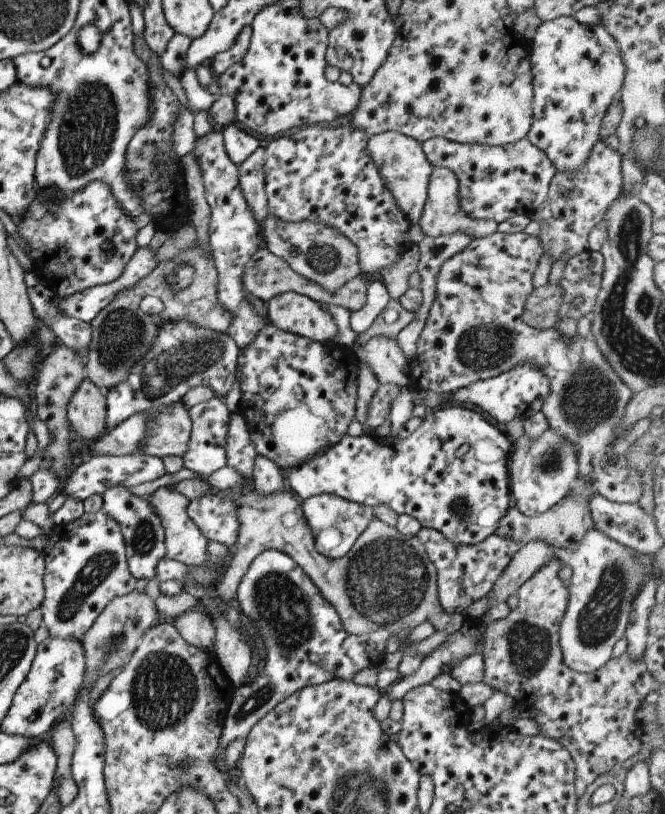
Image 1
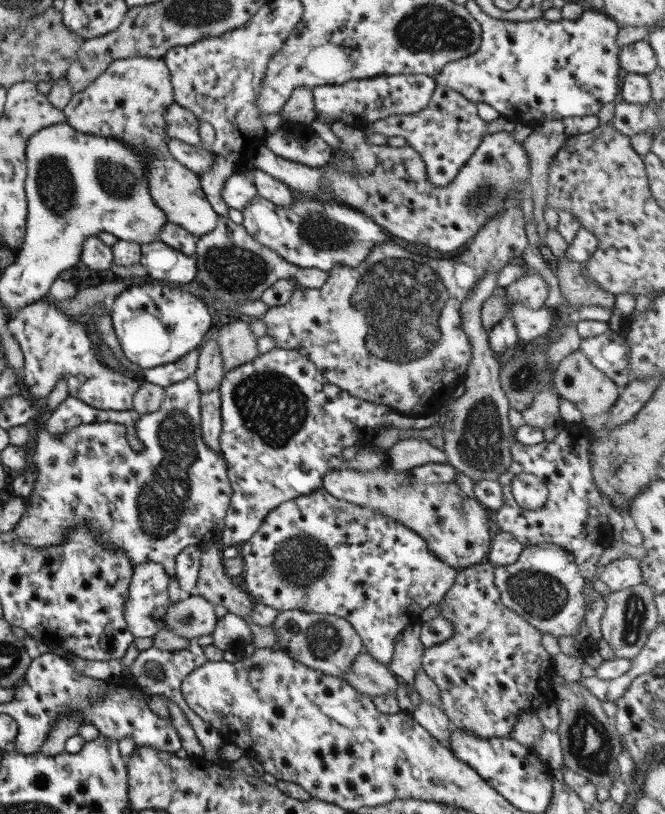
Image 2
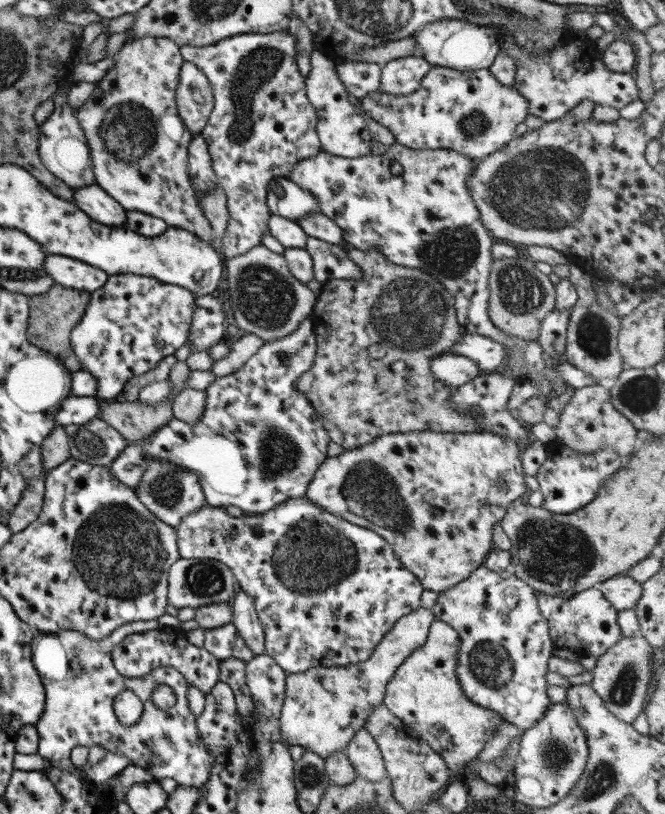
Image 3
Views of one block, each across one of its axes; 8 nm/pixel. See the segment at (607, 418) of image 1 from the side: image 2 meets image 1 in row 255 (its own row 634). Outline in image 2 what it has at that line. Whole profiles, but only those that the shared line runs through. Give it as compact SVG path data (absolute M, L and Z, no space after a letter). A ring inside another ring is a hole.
M484 561L467 566L456 574L453 585L440 600L438 615L453 624L453 636L441 644L425 648L421 656L421 668L437 685L439 701L449 722L479 738L505 737L515 723L517 712L535 710L552 698L552 657L541 645L542 632L503 606L493 584L493 568L494 565Z

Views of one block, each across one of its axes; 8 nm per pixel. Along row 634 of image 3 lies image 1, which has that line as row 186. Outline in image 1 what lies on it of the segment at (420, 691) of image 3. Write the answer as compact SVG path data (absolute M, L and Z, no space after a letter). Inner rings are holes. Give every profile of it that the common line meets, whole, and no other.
M432 167L428 176L426 201L417 223L423 234L428 237L463 233L471 239L482 239L493 234L497 228L497 223L494 220L474 219L462 211L461 205L458 205L456 176L445 167Z

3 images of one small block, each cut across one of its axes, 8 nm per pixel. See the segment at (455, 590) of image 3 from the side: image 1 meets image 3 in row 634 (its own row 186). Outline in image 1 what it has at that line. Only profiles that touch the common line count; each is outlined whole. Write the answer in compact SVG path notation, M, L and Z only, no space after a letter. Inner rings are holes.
M433 137L420 145L432 167L448 168L456 176L458 205L462 211L471 218L494 220L497 224L515 214L532 216L545 200L549 183L556 173L545 153L527 138L513 144L468 145Z

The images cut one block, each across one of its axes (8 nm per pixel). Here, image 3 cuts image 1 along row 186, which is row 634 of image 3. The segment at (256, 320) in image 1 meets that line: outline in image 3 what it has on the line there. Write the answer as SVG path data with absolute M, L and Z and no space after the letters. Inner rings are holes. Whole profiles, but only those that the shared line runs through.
M230 623L203 631L204 641L202 647L217 660L236 658L247 662L250 658L253 658L254 654L245 646L243 639Z

